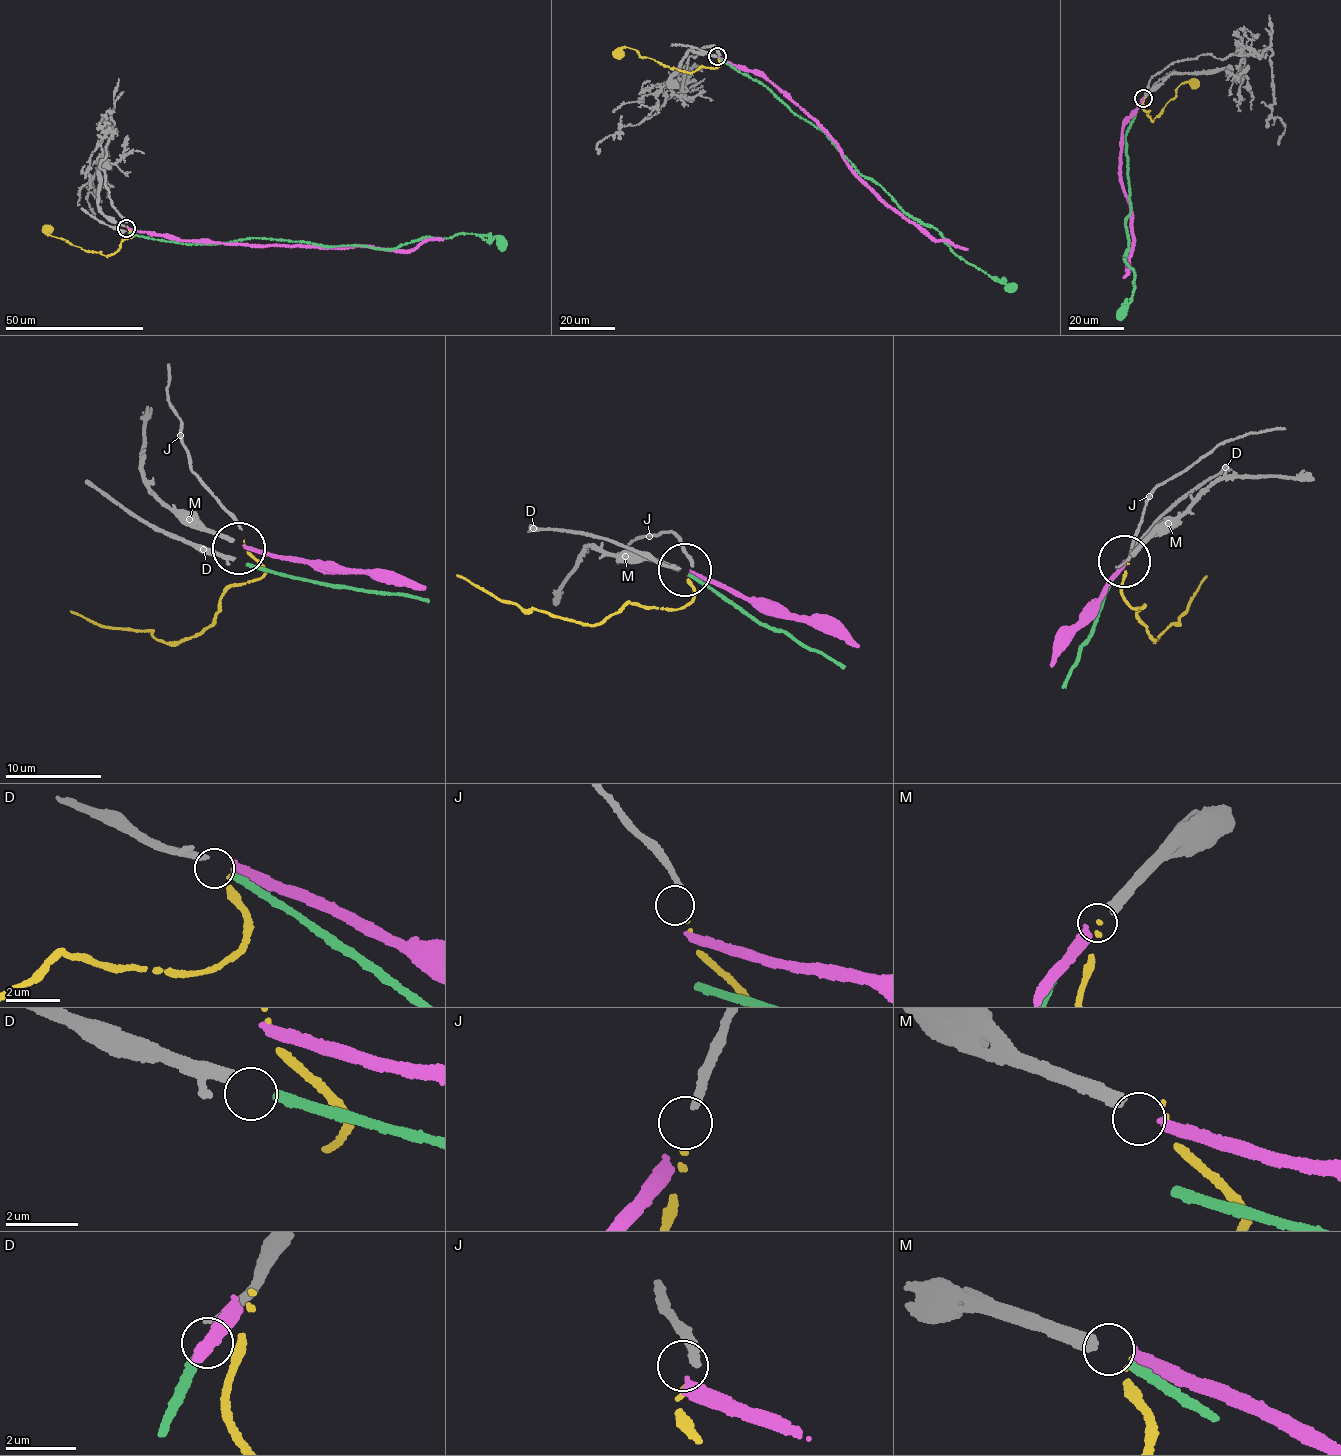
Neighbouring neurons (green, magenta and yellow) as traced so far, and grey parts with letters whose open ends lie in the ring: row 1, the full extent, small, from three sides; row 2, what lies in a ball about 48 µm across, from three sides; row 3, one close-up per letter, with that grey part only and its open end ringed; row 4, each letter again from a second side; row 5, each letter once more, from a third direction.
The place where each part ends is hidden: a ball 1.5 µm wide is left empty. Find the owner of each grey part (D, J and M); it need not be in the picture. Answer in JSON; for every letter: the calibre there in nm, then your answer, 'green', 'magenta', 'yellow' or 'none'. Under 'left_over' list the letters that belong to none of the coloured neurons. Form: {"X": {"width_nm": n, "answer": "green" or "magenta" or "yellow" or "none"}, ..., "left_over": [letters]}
{"D": {"width_nm": 180, "answer": "green"}, "J": {"width_nm": 220, "answer": "yellow"}, "M": {"width_nm": 380, "answer": "magenta"}, "left_over": []}

